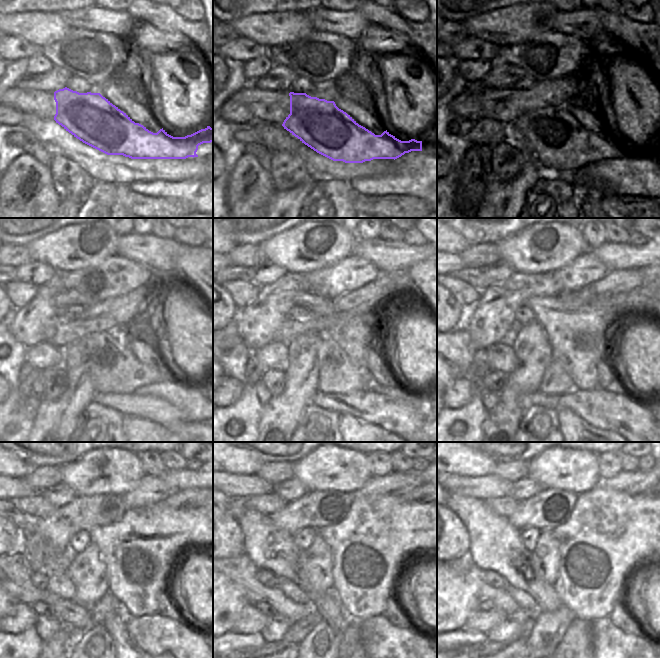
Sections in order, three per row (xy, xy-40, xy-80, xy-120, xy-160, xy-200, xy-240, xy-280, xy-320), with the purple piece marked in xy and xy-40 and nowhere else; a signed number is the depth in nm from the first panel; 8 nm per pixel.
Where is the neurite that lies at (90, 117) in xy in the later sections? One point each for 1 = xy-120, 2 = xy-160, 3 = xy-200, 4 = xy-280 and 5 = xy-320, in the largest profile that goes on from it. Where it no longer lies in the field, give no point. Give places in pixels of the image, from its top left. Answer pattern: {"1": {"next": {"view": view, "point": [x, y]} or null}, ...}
{"1": {"next": {"view": "xy-120", "point": [114, 368]}}, "2": {"next": {"view": "xy-160", "point": [338, 374]}}, "3": {"next": {"view": "xy-200", "point": [556, 380]}}, "4": {"next": {"view": "xy-280", "point": [301, 628]}}, "5": {"next": {"view": "xy-320", "point": [528, 627]}}}

